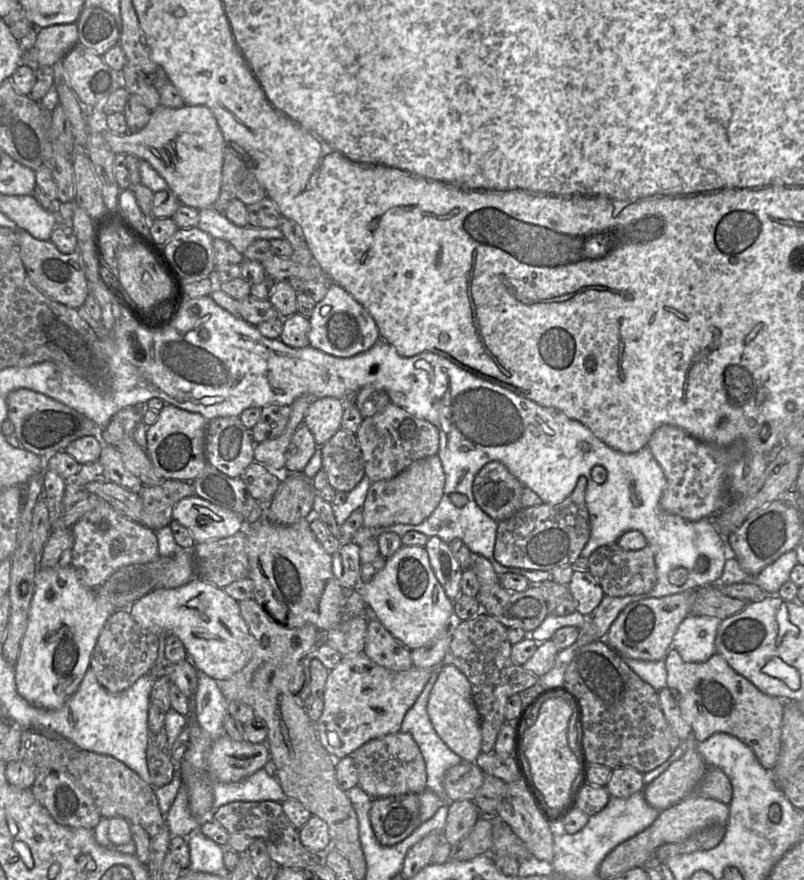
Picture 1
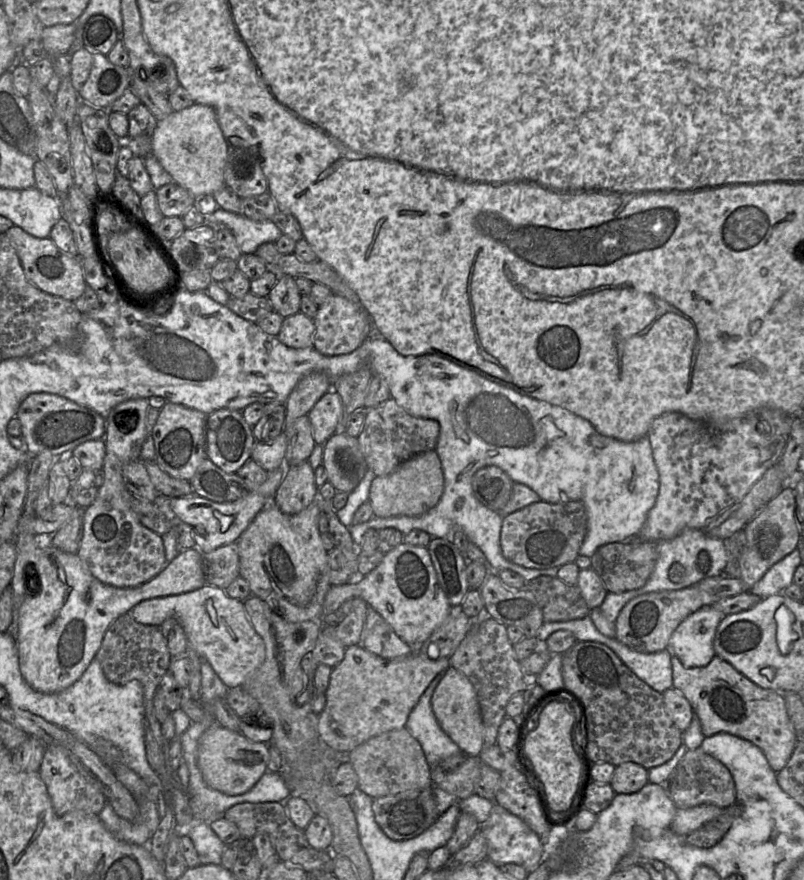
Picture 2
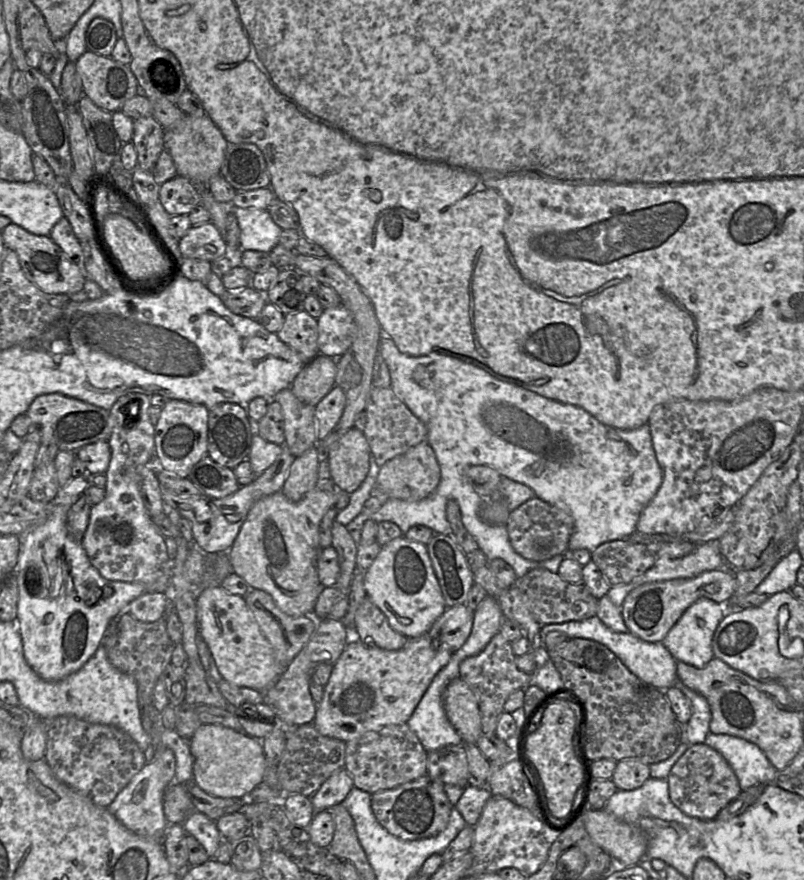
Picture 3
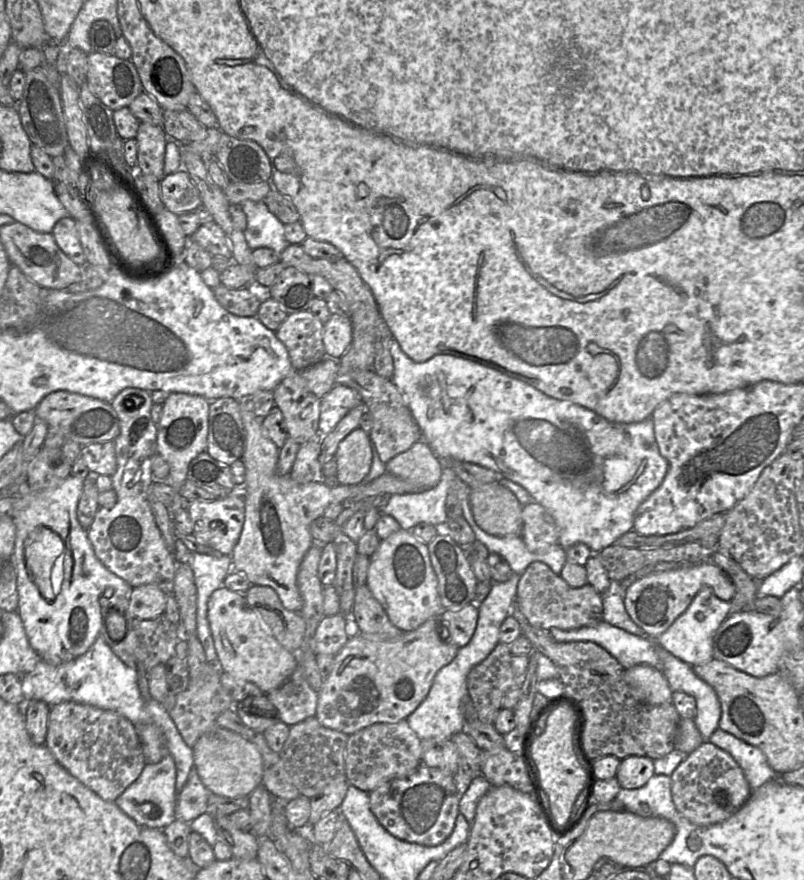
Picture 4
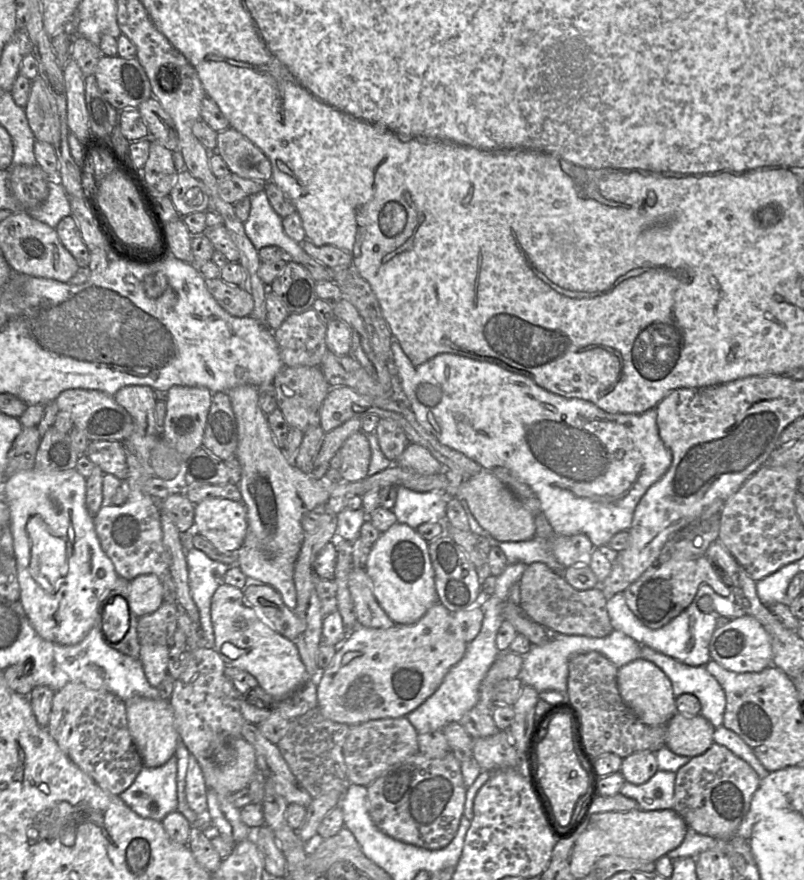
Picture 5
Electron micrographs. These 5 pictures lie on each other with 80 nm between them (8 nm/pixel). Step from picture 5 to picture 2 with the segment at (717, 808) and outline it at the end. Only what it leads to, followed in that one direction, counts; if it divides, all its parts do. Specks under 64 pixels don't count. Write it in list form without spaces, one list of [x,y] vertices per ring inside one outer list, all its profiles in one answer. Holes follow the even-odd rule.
[[[700,747],[685,753],[664,785],[678,809],[703,804],[727,808],[736,803],[735,782],[729,769],[713,756],[705,753]]]

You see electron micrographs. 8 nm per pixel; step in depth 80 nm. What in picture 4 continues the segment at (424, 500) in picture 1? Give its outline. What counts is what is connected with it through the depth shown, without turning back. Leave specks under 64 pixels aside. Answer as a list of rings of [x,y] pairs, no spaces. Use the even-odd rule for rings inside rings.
[[[419,440],[389,460],[386,472],[413,483],[422,490],[429,490],[439,483],[442,466],[430,446],[424,440]]]

